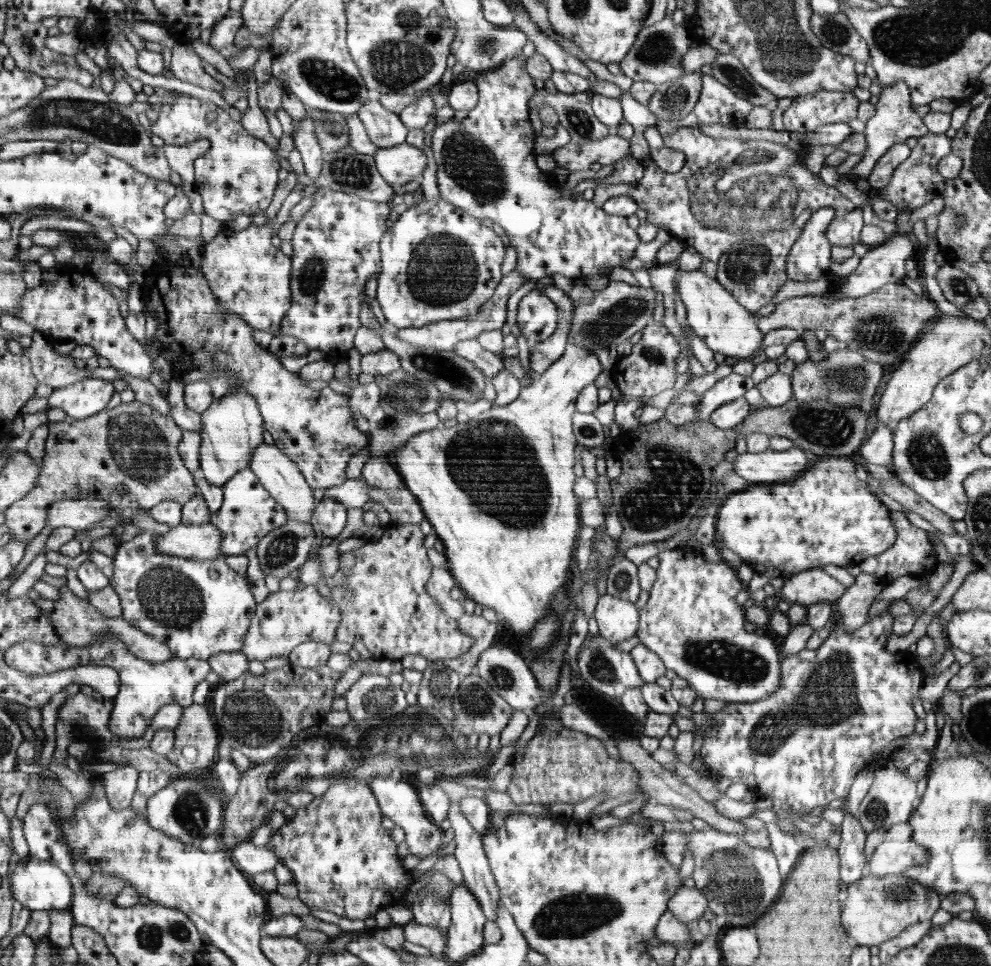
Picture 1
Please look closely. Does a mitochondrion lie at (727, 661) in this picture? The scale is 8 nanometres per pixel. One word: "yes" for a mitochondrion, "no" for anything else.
yes

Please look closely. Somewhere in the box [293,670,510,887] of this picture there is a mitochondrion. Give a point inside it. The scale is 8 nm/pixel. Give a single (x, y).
(367, 745)

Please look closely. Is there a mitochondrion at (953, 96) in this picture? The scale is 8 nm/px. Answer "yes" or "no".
no

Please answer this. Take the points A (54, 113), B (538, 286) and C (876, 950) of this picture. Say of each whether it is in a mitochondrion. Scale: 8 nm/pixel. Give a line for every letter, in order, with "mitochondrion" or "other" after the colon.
A: mitochondrion
B: other
C: other

